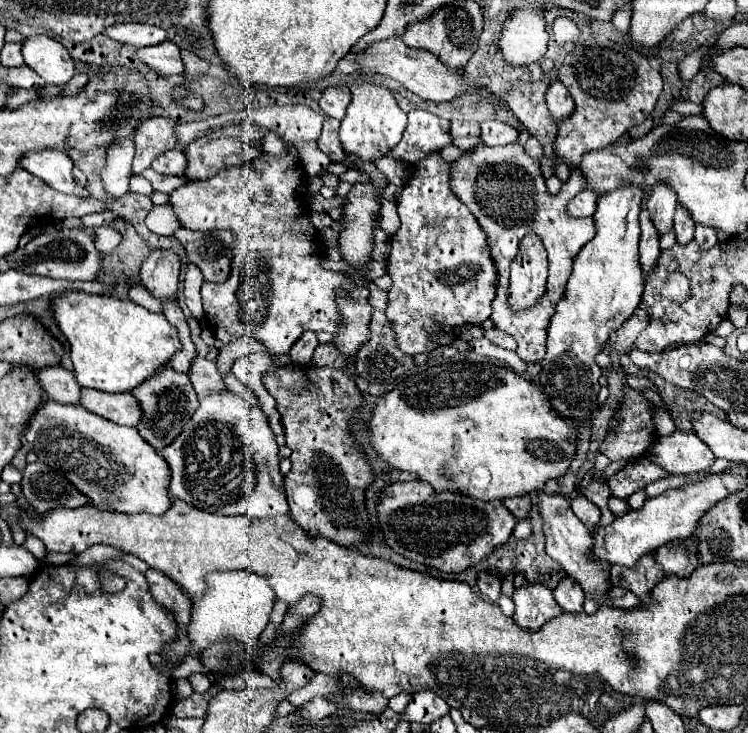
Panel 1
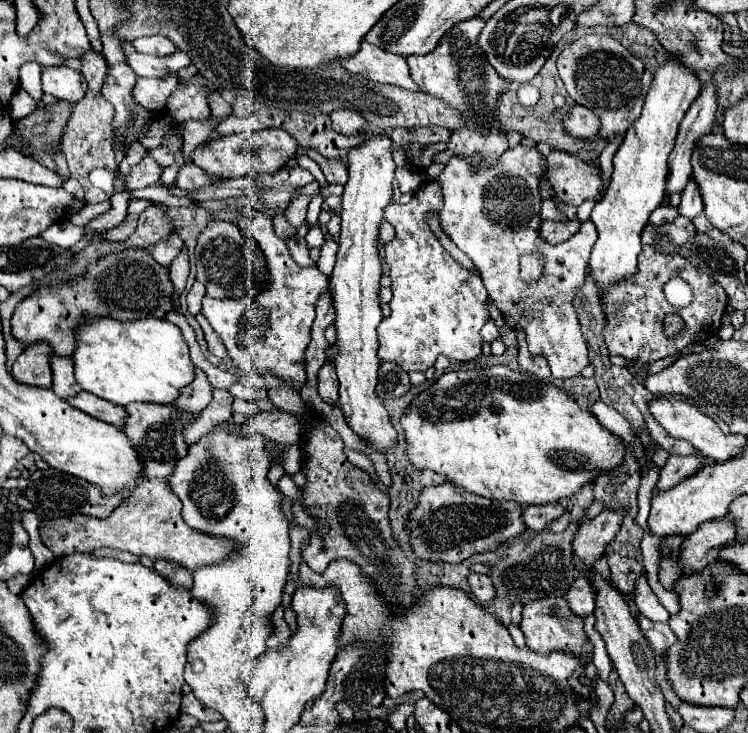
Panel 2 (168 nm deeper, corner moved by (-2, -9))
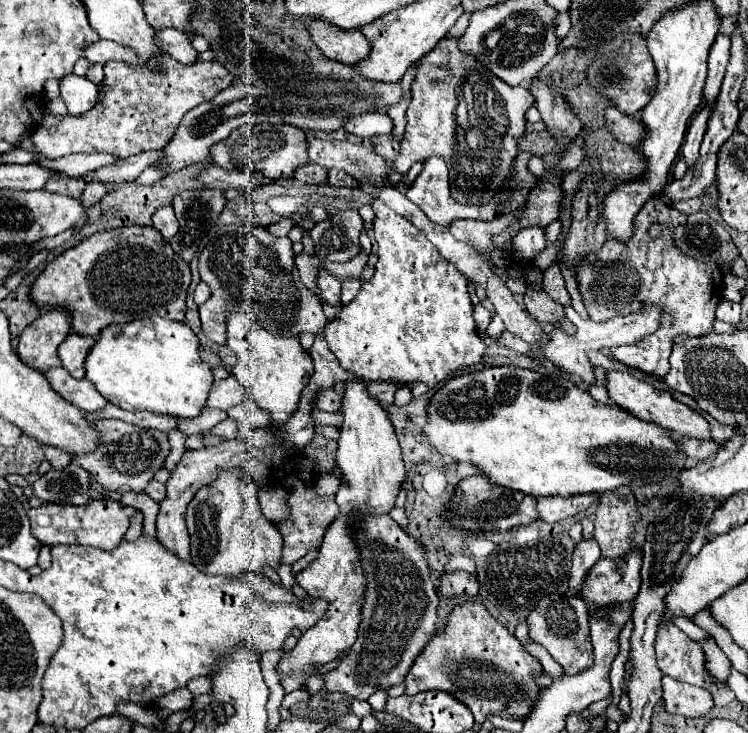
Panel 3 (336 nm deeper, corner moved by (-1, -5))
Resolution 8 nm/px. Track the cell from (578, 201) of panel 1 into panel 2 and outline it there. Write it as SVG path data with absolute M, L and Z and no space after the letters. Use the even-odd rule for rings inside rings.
M564 219L564 221L542 221L540 233L544 233L544 239L550 243L562 243L568 237L572 237L580 229L582 221L578 219Z

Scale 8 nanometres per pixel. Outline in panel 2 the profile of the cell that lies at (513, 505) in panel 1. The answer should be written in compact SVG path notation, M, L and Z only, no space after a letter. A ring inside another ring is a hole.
M552 503L552 505L526 505L522 509L522 521L526 523L528 529L544 531L544 527L550 521L558 519L564 513L566 513L566 509L560 503Z

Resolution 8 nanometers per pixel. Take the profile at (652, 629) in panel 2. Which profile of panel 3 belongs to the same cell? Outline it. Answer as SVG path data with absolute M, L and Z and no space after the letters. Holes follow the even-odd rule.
M663 623L655 639L657 665L663 675L669 675L677 681L685 681L703 689L713 685L711 675L705 667L705 653L699 643L691 641L679 627Z

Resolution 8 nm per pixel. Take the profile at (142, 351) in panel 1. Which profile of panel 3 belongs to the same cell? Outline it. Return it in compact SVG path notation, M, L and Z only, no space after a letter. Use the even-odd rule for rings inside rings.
M163 317L109 325L97 337L85 361L87 379L115 407L153 411L177 419L195 419L205 407L213 371L199 355L199 339L187 323Z

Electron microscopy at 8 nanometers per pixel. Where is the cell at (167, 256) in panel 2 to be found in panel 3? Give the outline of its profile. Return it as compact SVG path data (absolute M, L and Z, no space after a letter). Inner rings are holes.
M171 205L159 207L159 209L153 213L153 227L159 229L167 241L169 241L171 237L175 237L177 229L179 229L179 223L177 223L177 217L175 217Z

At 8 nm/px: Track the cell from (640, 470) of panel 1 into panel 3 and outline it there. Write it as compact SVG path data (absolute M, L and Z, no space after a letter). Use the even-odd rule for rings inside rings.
M595 539L591 541L581 541L575 551L573 551L573 565L571 565L571 579L569 579L569 589L573 593L581 593L581 587L585 583L585 577L589 573L589 569L599 561L601 557L601 549L597 545Z

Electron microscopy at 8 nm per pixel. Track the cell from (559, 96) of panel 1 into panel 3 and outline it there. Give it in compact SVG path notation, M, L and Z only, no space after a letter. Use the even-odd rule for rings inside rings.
M609 107L605 113L607 127L615 135L617 141L623 141L627 145L641 145L645 137L645 125L633 117L627 117L625 113L619 113L617 107Z

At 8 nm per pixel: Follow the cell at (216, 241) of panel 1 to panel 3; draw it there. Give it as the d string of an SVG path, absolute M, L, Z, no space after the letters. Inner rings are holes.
M225 225L219 229L217 237L207 243L207 247L199 255L199 273L201 281L205 281L211 287L211 299L199 307L203 333L207 339L215 341L217 345L223 345L227 339L227 313L249 313L255 315L259 325L271 333L279 335L301 335L301 333L323 333L323 327L327 323L323 313L321 299L309 291L299 277L297 265L295 265L295 253L291 249L291 241L279 239L271 235L267 229L251 229L245 225Z

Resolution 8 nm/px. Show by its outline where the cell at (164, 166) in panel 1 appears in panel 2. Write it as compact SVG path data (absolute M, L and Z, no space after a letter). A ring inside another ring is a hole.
M192 161L180 165L178 175L176 175L176 187L180 189L200 189L204 185L210 185L212 181L216 181L214 177L208 177L208 173L204 173L200 167L196 167Z

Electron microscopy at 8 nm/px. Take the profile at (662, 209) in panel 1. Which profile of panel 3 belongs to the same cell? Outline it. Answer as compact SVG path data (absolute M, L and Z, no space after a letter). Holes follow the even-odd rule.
M717 35L717 39L711 47L711 53L709 53L709 71L707 71L707 83L705 83L705 89L703 89L703 103L715 101L717 95L719 95L721 81L723 81L723 75L725 75L729 57L731 57L729 47L731 47L729 37Z

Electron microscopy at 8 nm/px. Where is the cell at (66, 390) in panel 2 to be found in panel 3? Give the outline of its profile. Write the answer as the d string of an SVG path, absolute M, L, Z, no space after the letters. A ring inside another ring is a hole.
M71 331L67 339L59 345L59 357L63 361L63 367L73 375L73 377L83 377L85 375L85 357L89 355L95 339L79 335Z

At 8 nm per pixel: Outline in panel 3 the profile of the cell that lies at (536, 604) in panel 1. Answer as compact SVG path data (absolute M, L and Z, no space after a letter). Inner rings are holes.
M547 595L529 613L529 637L543 645L549 655L563 667L565 675L577 675L593 665L593 647L589 639L589 611L579 595Z

